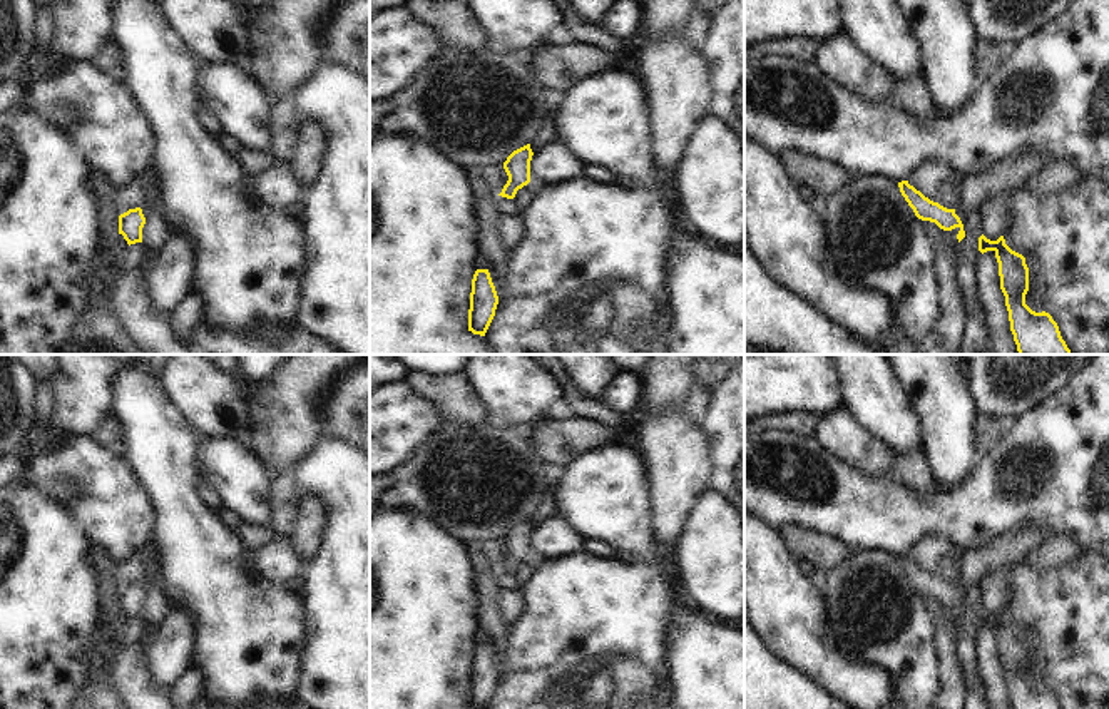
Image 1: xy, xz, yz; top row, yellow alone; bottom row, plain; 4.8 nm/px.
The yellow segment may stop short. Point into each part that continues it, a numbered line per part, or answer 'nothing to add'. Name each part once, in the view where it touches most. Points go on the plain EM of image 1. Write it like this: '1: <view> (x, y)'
nothing to add

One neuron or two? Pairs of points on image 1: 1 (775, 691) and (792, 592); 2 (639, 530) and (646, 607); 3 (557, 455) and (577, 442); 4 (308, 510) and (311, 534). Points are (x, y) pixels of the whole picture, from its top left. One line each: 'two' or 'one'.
1: two
2: two
3: one
4: one

